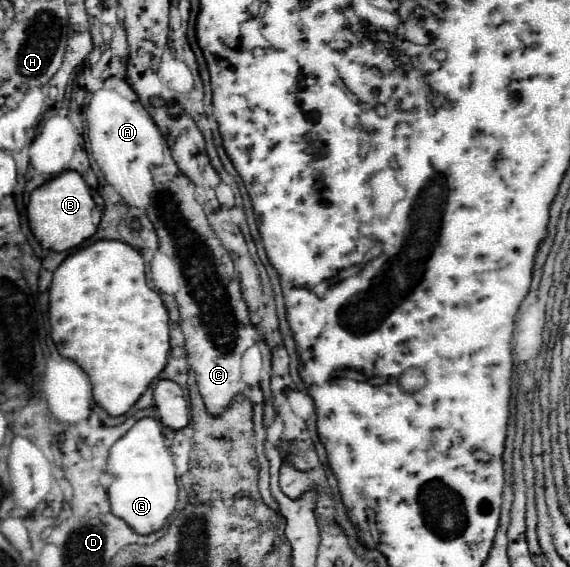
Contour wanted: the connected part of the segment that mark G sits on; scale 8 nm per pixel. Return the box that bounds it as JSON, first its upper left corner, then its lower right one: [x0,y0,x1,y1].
[106,418,178,534]

